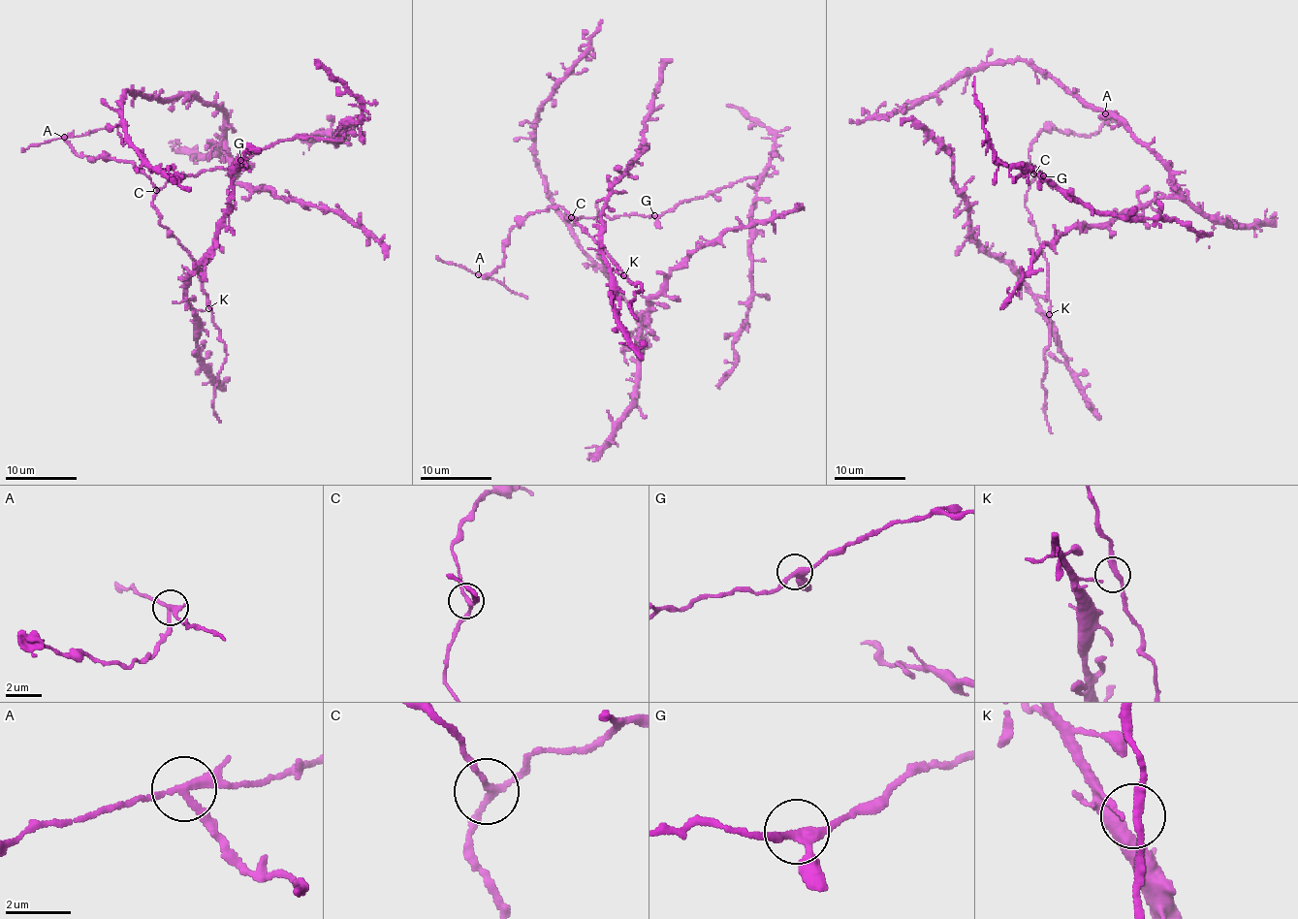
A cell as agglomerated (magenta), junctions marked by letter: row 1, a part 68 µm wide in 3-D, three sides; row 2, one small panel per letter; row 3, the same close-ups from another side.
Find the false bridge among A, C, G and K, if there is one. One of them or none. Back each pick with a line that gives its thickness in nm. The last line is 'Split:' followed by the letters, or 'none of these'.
A: calibre 220 nm
Split: A

